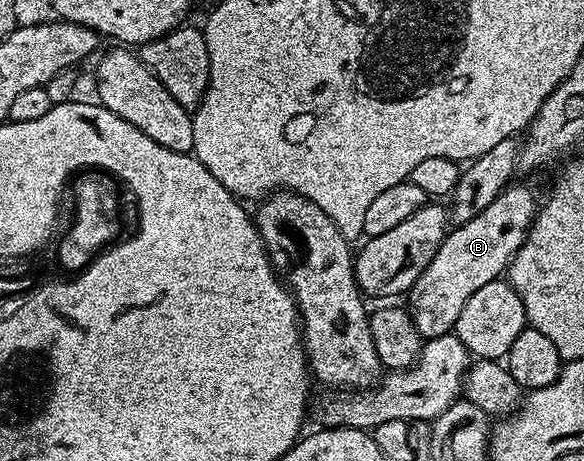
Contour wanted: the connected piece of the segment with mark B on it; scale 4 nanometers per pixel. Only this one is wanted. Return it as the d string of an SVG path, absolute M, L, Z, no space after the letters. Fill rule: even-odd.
M517 185L506 186L503 193L495 196L495 200L491 200L491 204L487 204L487 208L483 208L483 212L479 212L479 216L467 220L467 224L453 226L445 235L443 244L439 244L439 252L435 252L431 264L427 264L427 268L423 268L419 280L415 280L415 284L407 295L407 309L411 320L415 320L415 328L419 328L422 339L438 338L450 333L456 327L459 312L463 312L465 301L471 296L475 296L475 292L479 292L479 288L483 288L483 284L498 281L508 271L509 265L513 263L515 252L519 252L523 240L529 235L533 217L537 215L539 209L539 198L537 202L532 188Z

